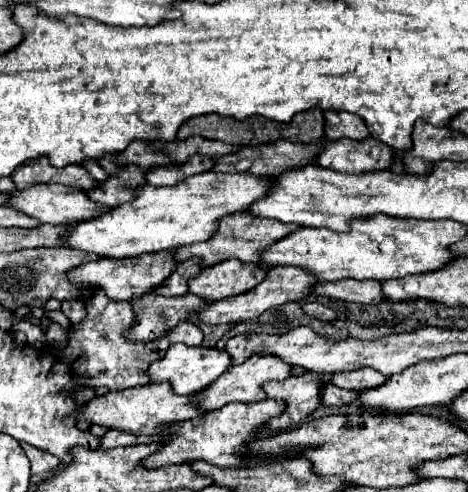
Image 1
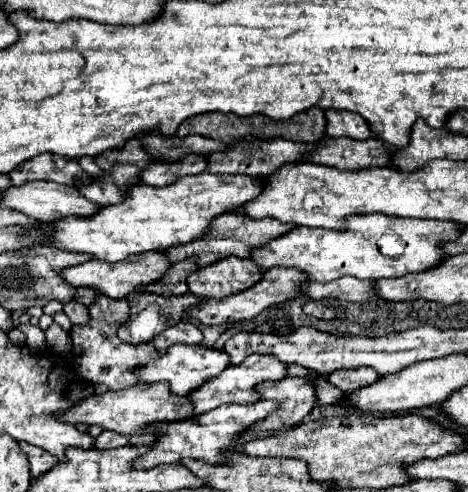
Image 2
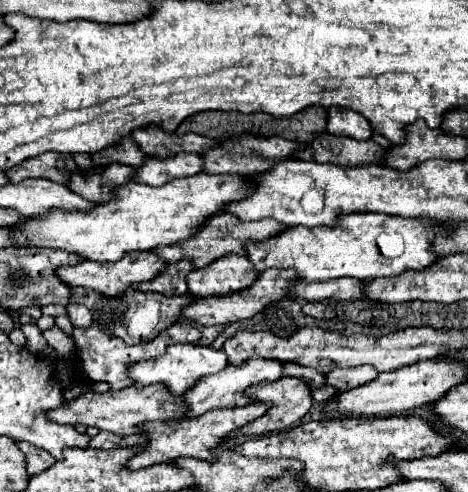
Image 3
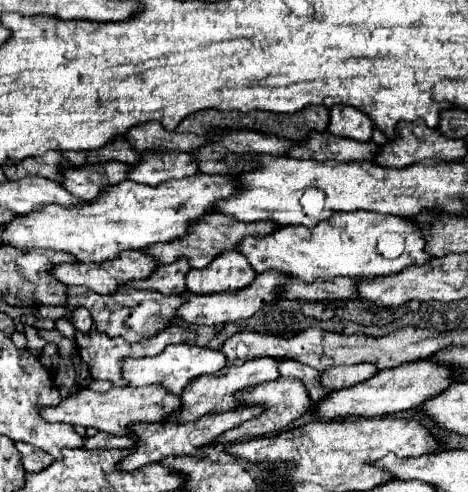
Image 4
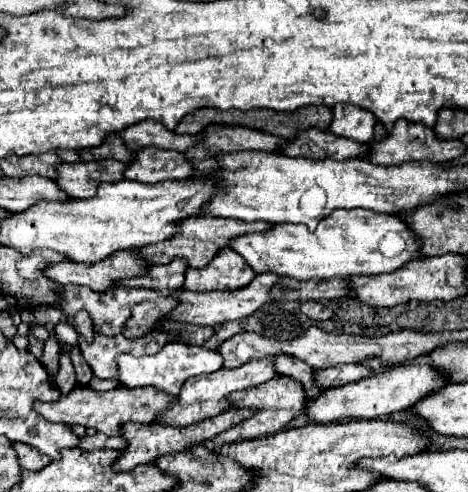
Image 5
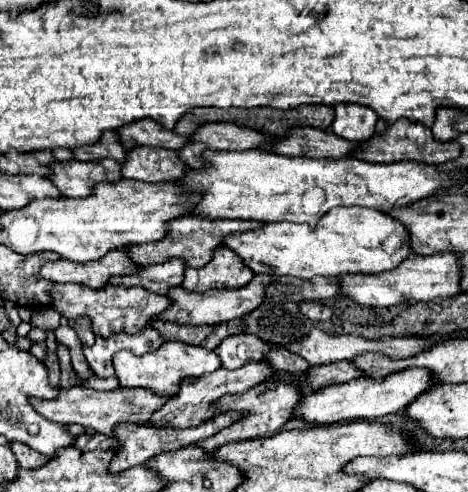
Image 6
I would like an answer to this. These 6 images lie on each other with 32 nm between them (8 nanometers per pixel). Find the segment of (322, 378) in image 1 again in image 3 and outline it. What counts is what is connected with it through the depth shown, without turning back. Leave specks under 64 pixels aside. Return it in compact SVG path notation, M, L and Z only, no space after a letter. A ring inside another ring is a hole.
M280 378L276 382L258 384L256 388L252 388L252 396L256 396L256 402L272 402L274 406L272 410L268 410L268 414L236 430L232 436L260 436L266 432L288 430L308 414L314 402L310 386L300 378Z

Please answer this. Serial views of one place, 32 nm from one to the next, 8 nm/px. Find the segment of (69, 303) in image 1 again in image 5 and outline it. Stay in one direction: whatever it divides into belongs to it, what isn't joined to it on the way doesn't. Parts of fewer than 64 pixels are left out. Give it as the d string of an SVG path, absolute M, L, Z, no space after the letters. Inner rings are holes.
M80 310L76 316L74 316L74 328L76 328L76 332L78 334L82 334L86 340L92 340L92 320L90 320L90 316L88 316L88 312L86 310Z

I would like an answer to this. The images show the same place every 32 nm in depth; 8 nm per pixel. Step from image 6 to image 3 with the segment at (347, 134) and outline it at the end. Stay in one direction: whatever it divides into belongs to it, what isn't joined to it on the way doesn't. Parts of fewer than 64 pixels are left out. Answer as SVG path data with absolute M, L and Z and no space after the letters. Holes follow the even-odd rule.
M330 108L328 110L328 134L332 136L348 136L354 140L368 140L372 136L372 128L364 116L346 108Z

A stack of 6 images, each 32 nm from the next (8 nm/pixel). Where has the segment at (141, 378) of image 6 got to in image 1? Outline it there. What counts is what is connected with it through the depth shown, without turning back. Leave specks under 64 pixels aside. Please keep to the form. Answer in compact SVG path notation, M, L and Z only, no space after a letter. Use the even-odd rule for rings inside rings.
M172 344L162 360L150 364L148 374L152 380L168 380L176 394L196 394L216 382L228 368L232 366L232 358L228 352L218 348L204 348L204 346L186 346L186 344Z

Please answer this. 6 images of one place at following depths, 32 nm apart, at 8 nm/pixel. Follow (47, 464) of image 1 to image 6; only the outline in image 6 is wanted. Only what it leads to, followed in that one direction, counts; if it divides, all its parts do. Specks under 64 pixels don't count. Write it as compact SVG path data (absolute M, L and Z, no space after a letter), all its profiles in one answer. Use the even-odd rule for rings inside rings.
M12 442L12 450L22 468L42 468L50 460L48 456L32 450L30 446L24 446L22 442Z

